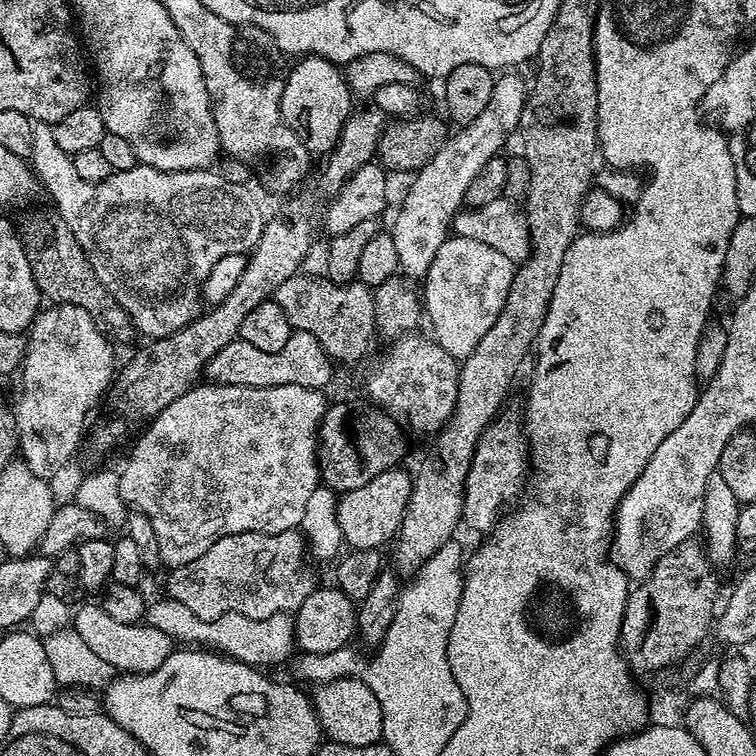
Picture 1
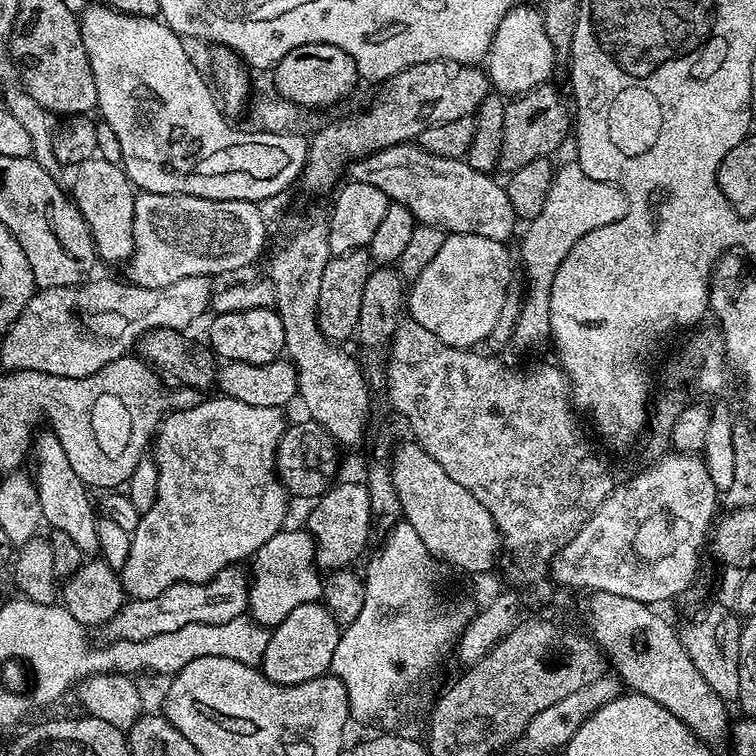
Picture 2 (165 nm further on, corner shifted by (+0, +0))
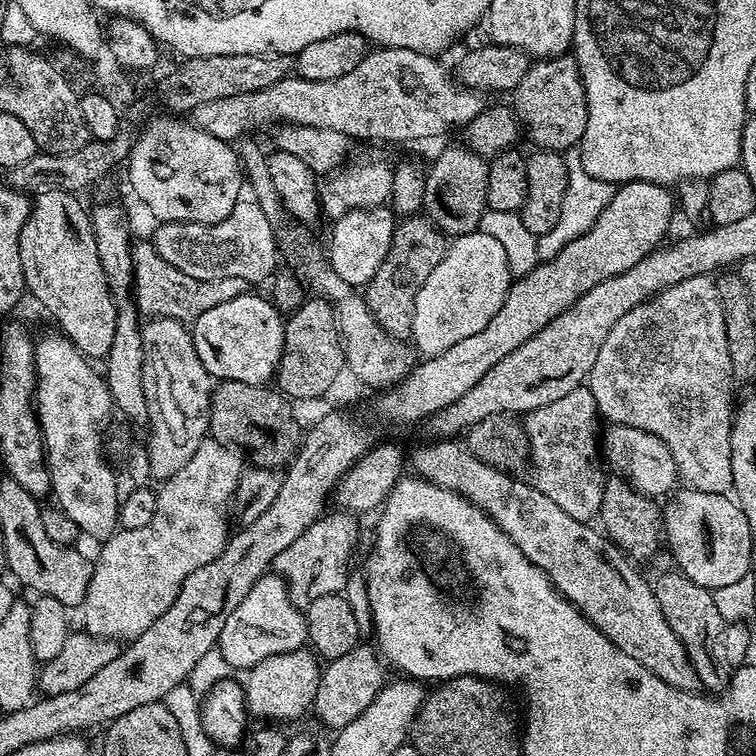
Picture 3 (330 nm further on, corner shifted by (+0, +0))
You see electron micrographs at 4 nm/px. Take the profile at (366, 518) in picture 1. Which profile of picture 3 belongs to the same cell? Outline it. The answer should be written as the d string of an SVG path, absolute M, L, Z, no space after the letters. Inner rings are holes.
M344 510L333 513L333 516L325 514L314 521L306 534L299 536L291 546L286 546L286 550L282 550L282 554L278 554L272 563L275 575L283 578L290 598L298 606L307 606L314 602L314 598L343 593L348 587L348 563L360 536L356 529L357 517Z

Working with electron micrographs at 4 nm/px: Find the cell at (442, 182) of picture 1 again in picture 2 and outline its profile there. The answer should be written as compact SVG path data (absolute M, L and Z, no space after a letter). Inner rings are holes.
M521 6L507 12L498 26L498 30L492 39L492 45L488 47L486 71L491 87L497 93L508 98L515 98L521 96L523 92L529 92L532 88L538 87L540 84L549 83L553 79L552 71L556 68L556 60L558 60L558 54L544 29L543 11L539 7L527 8L527 6Z

